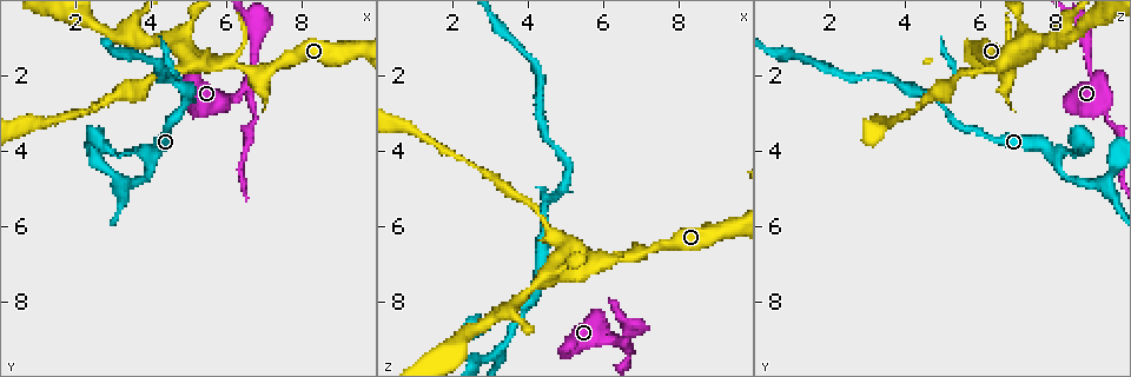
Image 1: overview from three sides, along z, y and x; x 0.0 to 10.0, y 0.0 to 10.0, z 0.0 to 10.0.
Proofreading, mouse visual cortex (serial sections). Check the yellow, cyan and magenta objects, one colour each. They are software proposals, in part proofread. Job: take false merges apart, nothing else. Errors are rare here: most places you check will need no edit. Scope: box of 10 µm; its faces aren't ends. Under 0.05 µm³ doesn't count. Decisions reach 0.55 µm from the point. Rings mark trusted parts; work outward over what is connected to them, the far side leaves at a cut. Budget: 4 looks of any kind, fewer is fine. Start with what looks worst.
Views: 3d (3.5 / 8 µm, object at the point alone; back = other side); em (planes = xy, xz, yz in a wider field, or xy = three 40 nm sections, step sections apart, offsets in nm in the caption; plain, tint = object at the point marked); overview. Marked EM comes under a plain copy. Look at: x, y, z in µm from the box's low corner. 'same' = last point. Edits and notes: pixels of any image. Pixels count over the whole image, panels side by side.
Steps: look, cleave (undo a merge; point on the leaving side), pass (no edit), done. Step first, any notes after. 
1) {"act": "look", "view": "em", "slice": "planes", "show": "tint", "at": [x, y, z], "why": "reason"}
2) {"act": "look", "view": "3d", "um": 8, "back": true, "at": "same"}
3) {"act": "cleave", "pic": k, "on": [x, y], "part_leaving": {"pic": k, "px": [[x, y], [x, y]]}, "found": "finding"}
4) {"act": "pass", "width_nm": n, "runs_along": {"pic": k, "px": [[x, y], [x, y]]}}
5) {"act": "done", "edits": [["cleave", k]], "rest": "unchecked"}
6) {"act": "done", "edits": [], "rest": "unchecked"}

{"act": "look", "view": "3d", "um": 3.5, "at": [6.60, 2.30, 9.05], "why": "side arm on a straight run"}

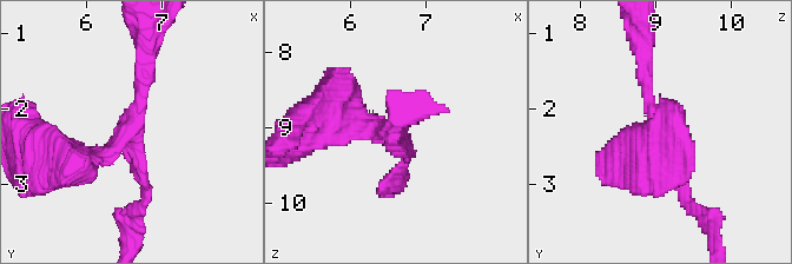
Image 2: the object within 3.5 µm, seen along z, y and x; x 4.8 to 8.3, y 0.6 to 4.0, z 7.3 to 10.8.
{"act": "look", "view": "em", "slice": "xy", "step": 1, "show": "tint", "at": [6.55, 2.35, 9.05], "arms": 3, "arm_widths_nm": [150, 200, 250]}

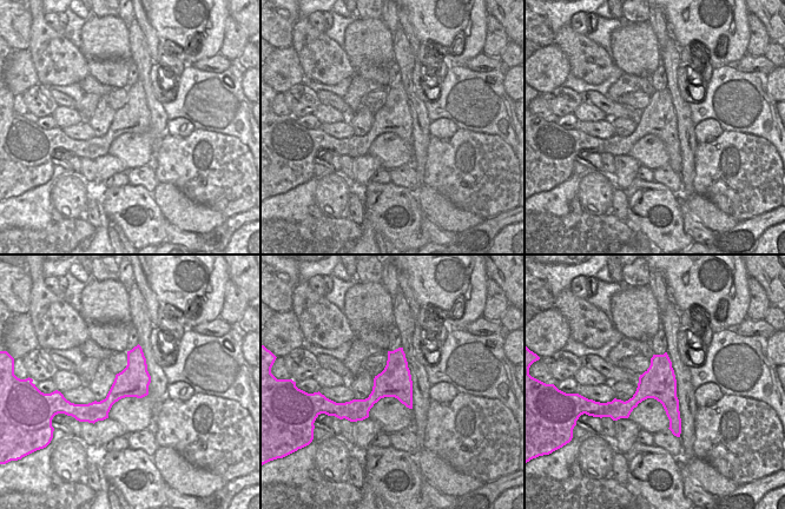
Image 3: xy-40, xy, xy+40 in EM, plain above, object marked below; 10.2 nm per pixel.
{"act": "pass", "width_nm": 340, "runs_along": {"pic": 2, "px": [[59, 156], [106, 156], [127, 133], [143, 58]]}, "found": "continuous, no second cell"}

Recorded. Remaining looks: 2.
{"act": "look", "view": "em", "slice": "xy", "step": 5, "show": "tint", "at": [3.30, 4.90, 9.30], "why": "three-way junction"}

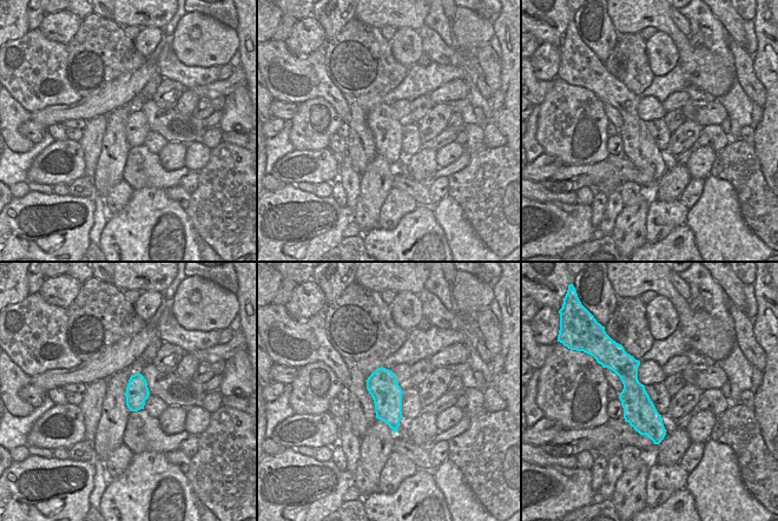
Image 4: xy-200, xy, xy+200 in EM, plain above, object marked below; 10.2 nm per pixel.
{"act": "look", "view": "3d", "um": 3.5, "at": "same", "why": "wider look"}

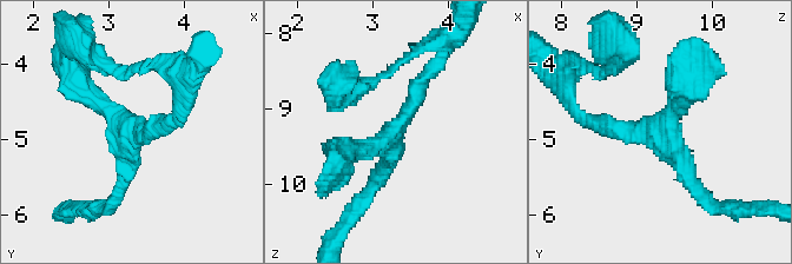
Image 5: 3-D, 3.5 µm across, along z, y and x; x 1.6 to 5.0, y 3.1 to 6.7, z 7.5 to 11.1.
{"act": "pass", "arms": 3, "arm_widths_nm": [200, 250, 250], "runs_along": {"pic": 4, "px": [[624, 357], [639, 413], [657, 440]]}, "found": "one cell here"}

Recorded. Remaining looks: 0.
{"act": "done", "edits": [], "rest": "unchecked"}

